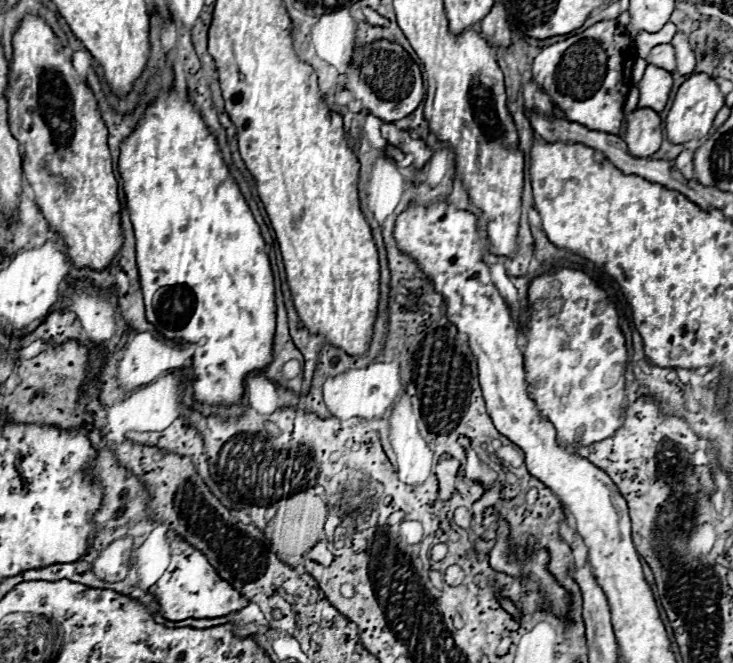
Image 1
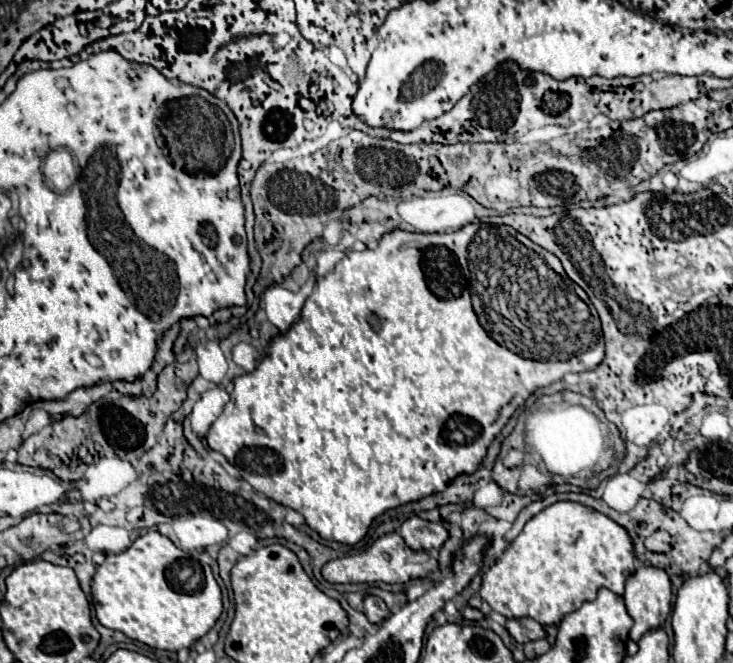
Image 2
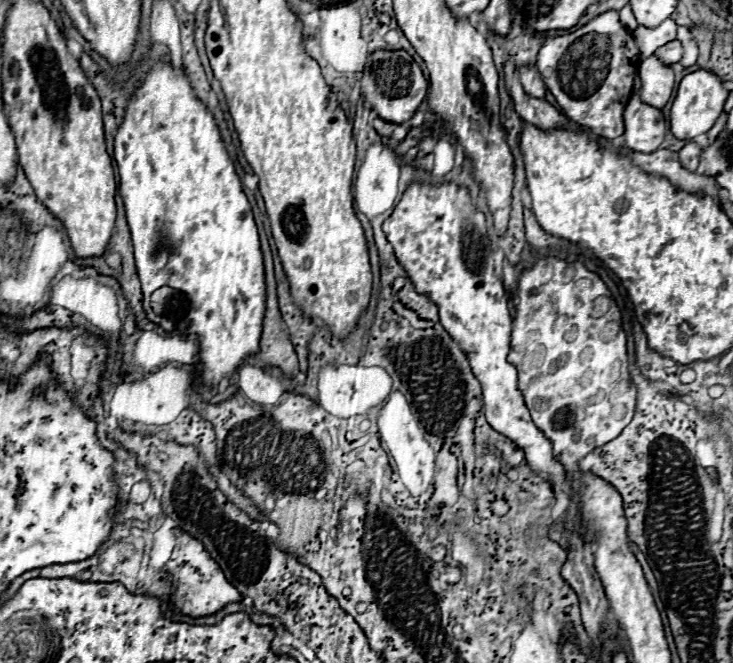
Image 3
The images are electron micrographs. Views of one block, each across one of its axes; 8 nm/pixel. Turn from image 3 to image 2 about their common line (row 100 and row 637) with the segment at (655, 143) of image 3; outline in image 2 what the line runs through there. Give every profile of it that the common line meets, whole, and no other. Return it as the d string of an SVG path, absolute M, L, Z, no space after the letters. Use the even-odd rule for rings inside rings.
M640 566L636 574L626 580L624 602L628 614L634 620L630 640L638 642L646 632L664 624L672 610L670 598L670 576L666 572L660 572L660 568Z

